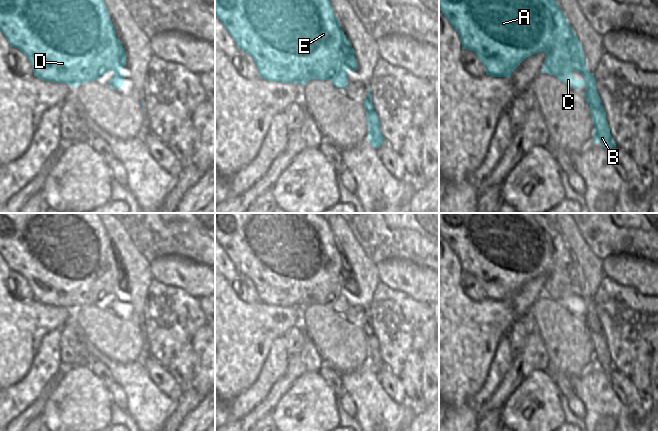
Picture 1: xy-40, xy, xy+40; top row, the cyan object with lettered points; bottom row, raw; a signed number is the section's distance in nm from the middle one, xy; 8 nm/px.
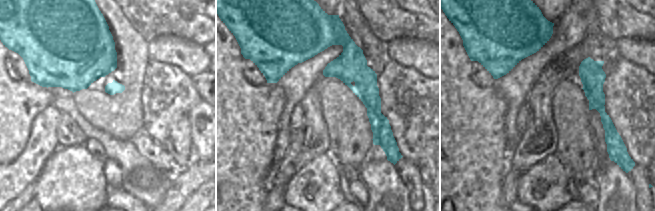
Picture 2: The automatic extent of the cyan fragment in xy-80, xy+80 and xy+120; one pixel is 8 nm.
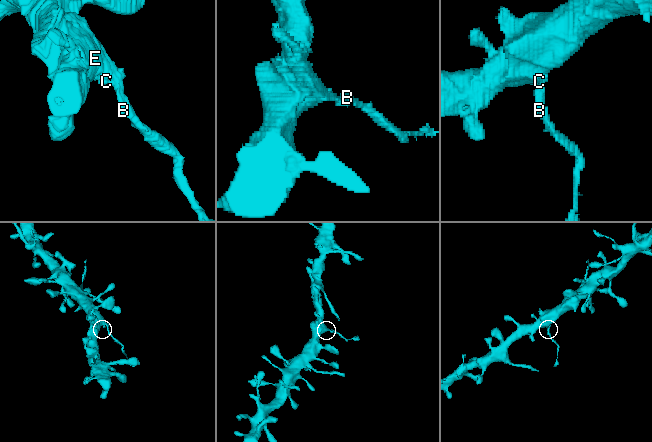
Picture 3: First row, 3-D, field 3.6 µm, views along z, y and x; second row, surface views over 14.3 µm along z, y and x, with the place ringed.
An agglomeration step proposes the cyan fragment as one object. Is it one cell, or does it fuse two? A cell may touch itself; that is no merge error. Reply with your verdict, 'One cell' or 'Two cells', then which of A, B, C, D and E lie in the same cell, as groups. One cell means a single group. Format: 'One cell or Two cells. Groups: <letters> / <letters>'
Two cells. Groups: A C D E / B.

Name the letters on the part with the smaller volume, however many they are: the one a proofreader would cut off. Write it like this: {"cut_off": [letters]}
{"cut_off": ["B"]}

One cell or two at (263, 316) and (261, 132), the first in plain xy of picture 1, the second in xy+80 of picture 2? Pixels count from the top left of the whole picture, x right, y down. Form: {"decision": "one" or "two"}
{"decision": "one"}

